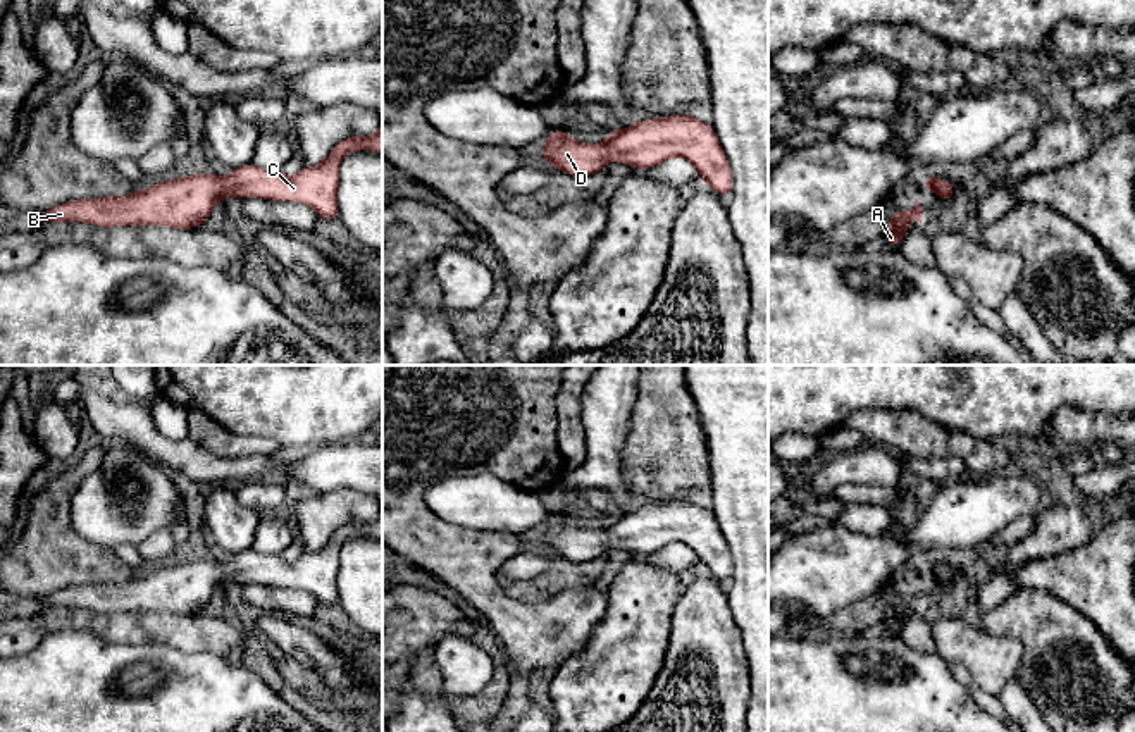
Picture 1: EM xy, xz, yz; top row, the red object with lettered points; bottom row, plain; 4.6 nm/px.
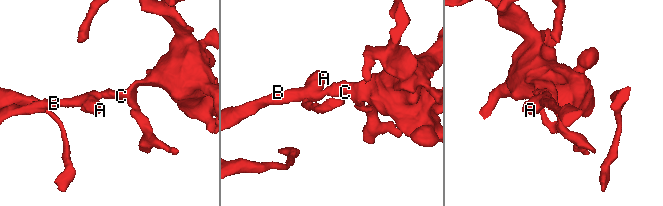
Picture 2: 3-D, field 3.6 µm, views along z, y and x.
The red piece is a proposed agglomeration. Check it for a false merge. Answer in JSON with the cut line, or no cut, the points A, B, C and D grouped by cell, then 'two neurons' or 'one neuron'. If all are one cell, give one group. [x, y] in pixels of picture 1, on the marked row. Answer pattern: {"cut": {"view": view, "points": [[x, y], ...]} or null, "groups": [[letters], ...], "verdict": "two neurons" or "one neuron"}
{"cut": null, "groups": [["A", "B", "C", "D"]], "verdict": "one neuron"}

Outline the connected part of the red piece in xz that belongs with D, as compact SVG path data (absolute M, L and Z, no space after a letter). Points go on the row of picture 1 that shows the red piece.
M689 114L641 119L630 127L608 129L599 145L570 140L565 129L544 138L539 157L555 171L575 177L603 171L611 158L632 169L651 169L682 157L716 195L727 198L732 191L732 169L711 124Z

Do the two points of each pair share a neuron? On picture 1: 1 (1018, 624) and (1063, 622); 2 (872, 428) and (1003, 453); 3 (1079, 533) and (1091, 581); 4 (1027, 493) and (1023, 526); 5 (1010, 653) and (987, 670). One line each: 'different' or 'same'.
1: same
2: same
3: different
4: different
5: same

